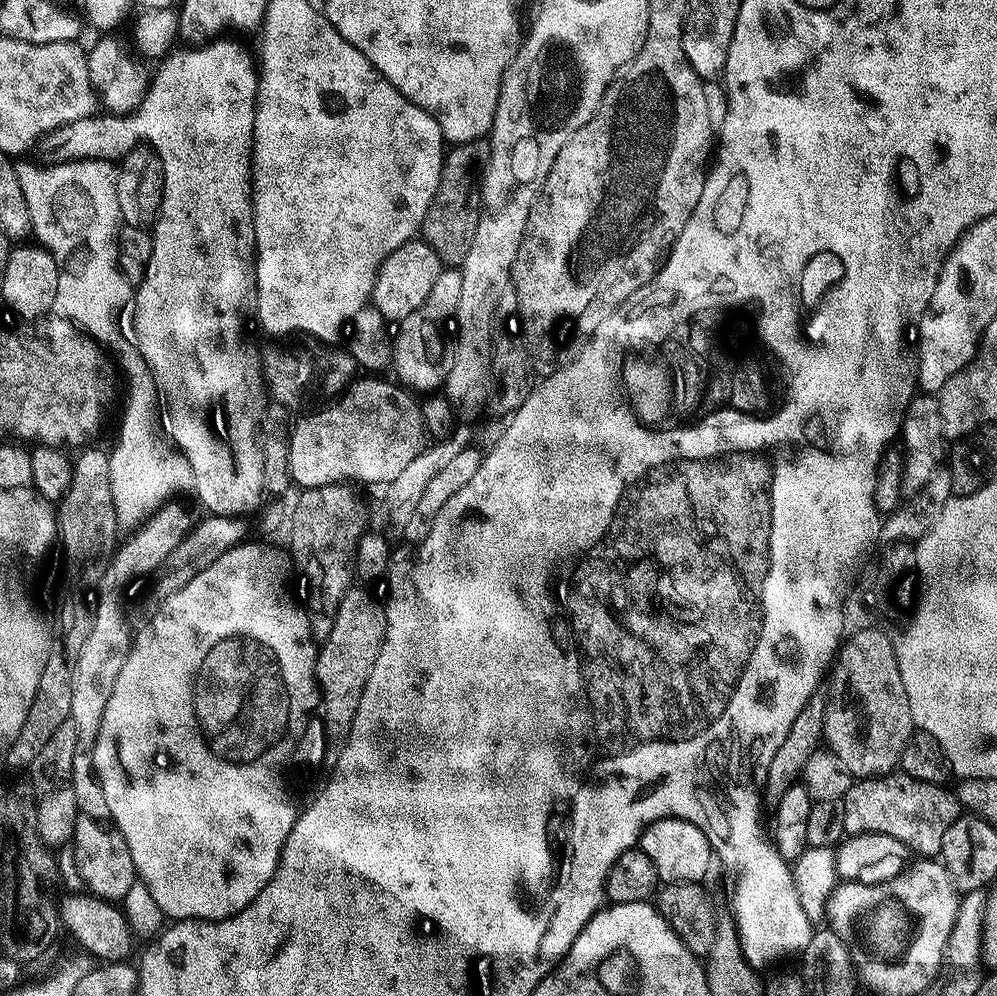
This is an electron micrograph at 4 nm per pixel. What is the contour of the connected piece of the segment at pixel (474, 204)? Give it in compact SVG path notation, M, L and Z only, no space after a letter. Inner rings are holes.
M487 139L453 144L444 157L444 169L430 210L424 219L422 239L438 254L441 265L459 266L464 263L474 243L474 230L478 230L482 207L482 173L488 167L492 145Z

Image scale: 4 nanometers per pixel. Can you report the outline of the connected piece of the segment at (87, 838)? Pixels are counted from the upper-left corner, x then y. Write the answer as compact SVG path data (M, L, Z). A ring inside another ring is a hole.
M83 814L77 815L70 847L74 852L82 885L85 889L89 888L87 891L93 897L107 902L120 902L124 899L126 892L130 890L130 886L134 886L138 880L134 858L130 858L130 846L126 846L126 838L111 823Z

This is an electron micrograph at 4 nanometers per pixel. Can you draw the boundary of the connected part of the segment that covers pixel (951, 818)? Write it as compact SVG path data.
M893 770L887 776L860 778L844 796L844 830L848 836L886 834L898 838L913 853L932 858L939 853L946 830L962 814L959 799L948 793L947 787L918 782L902 771Z

